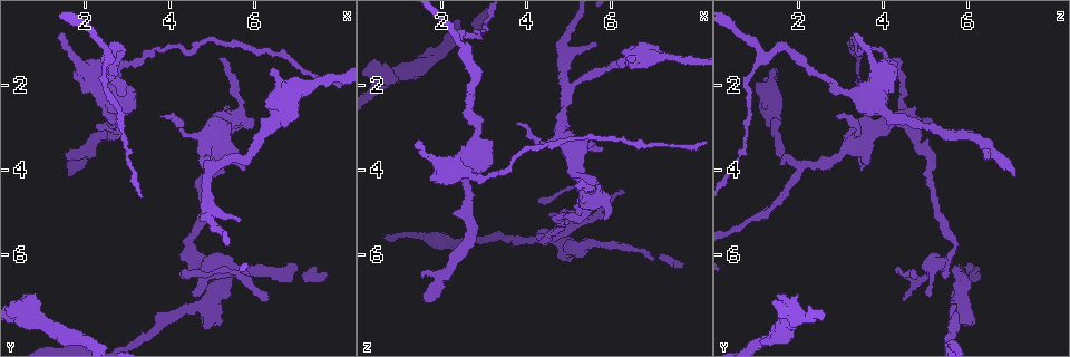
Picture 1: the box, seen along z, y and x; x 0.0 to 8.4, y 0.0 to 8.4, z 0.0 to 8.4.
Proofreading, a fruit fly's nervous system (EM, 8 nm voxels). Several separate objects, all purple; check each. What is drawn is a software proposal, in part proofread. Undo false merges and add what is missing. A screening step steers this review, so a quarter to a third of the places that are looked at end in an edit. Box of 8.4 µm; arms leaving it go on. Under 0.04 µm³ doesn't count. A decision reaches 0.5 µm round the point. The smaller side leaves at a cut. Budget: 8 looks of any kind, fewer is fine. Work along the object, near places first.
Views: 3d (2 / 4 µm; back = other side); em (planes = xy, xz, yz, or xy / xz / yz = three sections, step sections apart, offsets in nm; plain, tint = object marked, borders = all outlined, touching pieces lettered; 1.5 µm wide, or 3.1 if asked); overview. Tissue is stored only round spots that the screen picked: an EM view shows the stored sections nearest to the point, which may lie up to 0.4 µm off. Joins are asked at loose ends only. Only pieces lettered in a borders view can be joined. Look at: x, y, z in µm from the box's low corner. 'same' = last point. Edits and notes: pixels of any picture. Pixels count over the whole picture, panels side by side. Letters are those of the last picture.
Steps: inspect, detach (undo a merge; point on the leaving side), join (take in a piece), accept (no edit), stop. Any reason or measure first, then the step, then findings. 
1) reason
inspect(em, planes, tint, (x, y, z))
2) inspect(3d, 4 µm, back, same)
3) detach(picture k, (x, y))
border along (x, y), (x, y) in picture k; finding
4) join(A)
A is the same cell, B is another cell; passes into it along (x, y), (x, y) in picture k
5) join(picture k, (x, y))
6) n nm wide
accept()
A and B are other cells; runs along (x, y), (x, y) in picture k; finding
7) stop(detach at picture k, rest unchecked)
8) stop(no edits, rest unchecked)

tapers out
inspect(em, yz, step 4, borders, (6.35, 7.10, 4.50))

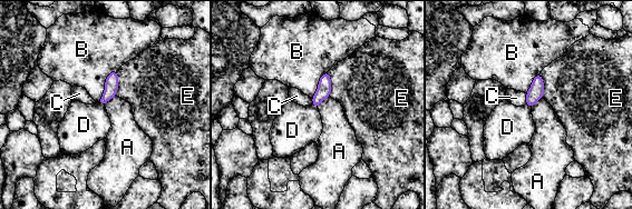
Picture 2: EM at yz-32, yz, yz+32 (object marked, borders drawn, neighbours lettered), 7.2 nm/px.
80 nm wide
accept()
A, B, C, D and E are other cells; border along (329, 96), (318, 108) in picture 2; none of them fits

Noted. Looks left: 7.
tapers out
inspect(em, yz, step 4, borders, (4.35, 6.25, 4.70))

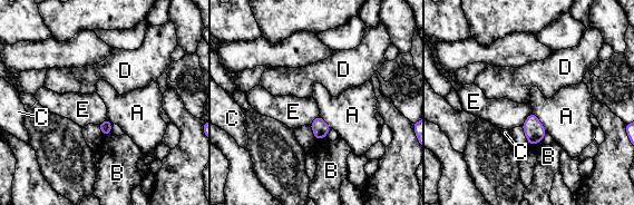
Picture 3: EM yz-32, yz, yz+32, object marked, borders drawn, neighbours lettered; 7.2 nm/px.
inspect(em, planes, borders, same)

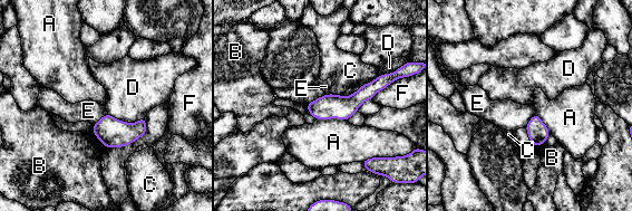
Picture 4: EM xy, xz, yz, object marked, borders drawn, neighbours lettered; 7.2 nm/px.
accept()
A, B, C, D, E and F are other cells; no lettered piece goes on from it

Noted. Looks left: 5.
an open end
inspect(em, planes, plain, (1.60, 4.15, 7.10))

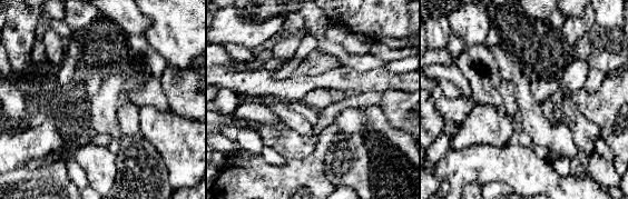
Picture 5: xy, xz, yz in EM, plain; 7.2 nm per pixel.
inspect(em, planes, borders, same)

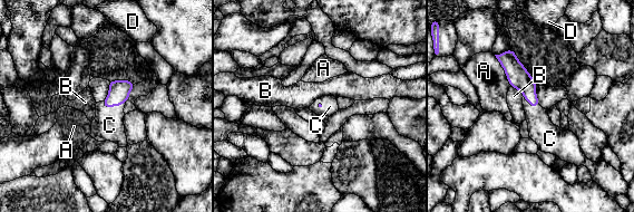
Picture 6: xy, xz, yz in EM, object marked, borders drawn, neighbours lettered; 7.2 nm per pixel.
join(C)
C is the same cell, A, B and D are other cells; passes into it along (119, 90), (114, 105), (108, 125) in picture 6; it goes on there

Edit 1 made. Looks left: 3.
stop(join at picture 6, rest unchecked)

